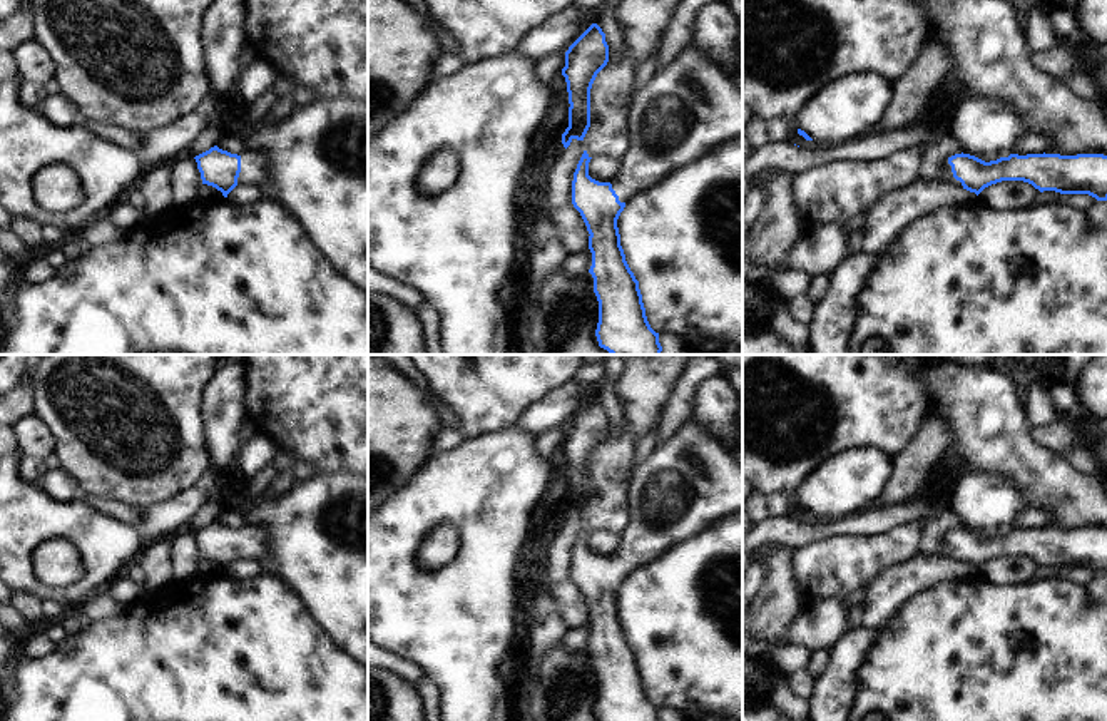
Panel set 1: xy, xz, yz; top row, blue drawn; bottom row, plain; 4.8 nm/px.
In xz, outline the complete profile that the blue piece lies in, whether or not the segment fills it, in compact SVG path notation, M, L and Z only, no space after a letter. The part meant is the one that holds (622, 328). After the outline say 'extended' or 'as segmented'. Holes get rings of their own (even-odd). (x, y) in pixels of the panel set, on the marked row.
M687 47L632 97L629 151L609 182L589 176L592 157L584 151L574 172L572 204L590 234L589 273L599 301L595 336L610 355L662 351L620 246L620 212L637 194L737 137L742 137L742 87L711 55Z; extended

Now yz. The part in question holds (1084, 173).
M962 152L941 162L938 179L977 196L1002 181L1023 181L1040 192L1089 194L1107 201L1107 156L1010 154L985 162Z; extended

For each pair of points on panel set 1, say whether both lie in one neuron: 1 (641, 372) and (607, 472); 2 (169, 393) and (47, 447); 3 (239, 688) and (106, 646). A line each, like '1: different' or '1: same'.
1: different
2: different
3: same

